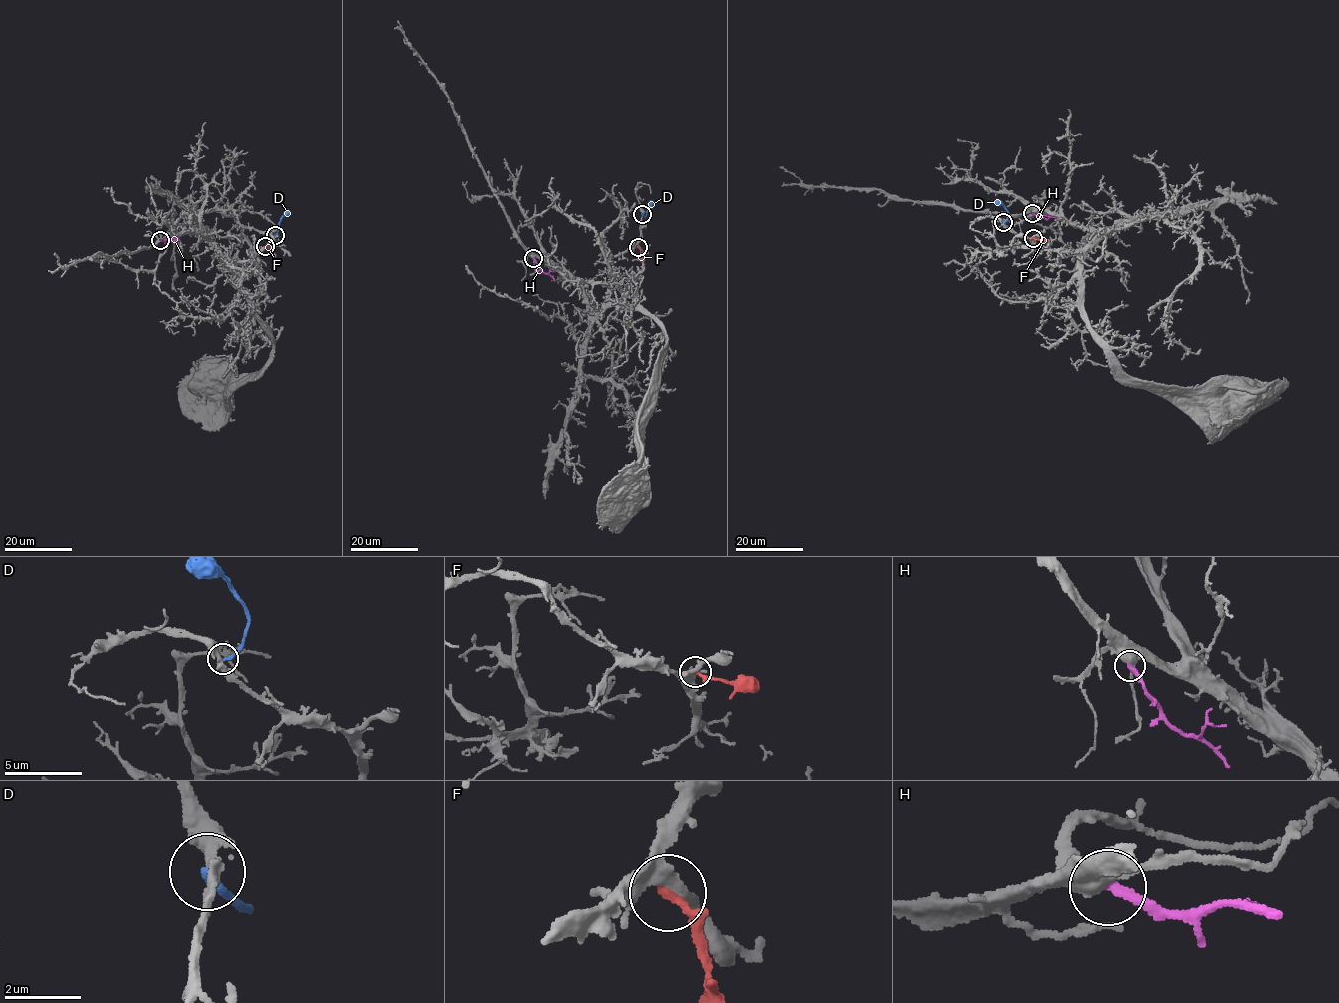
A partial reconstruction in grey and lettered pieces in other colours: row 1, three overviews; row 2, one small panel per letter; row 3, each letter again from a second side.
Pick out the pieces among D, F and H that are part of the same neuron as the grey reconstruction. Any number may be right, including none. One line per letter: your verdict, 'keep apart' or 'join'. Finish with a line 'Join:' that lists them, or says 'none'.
D: keep apart
F: keep apart
H: keep apart
Join: none

